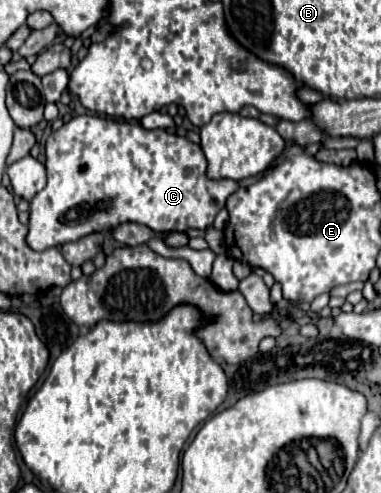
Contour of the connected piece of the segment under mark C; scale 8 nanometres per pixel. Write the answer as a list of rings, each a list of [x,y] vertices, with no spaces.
[[[77,115],[61,129],[53,131],[45,141],[45,169],[47,185],[33,197],[29,217],[27,243],[35,251],[61,247],[89,233],[113,231],[123,223],[141,223],[153,231],[203,231],[225,207],[229,193],[233,193],[237,185],[247,185],[247,181],[233,179],[211,181],[205,175],[207,161],[201,153],[201,147],[185,137],[165,129],[149,131],[135,121],[117,121],[99,115]]]

